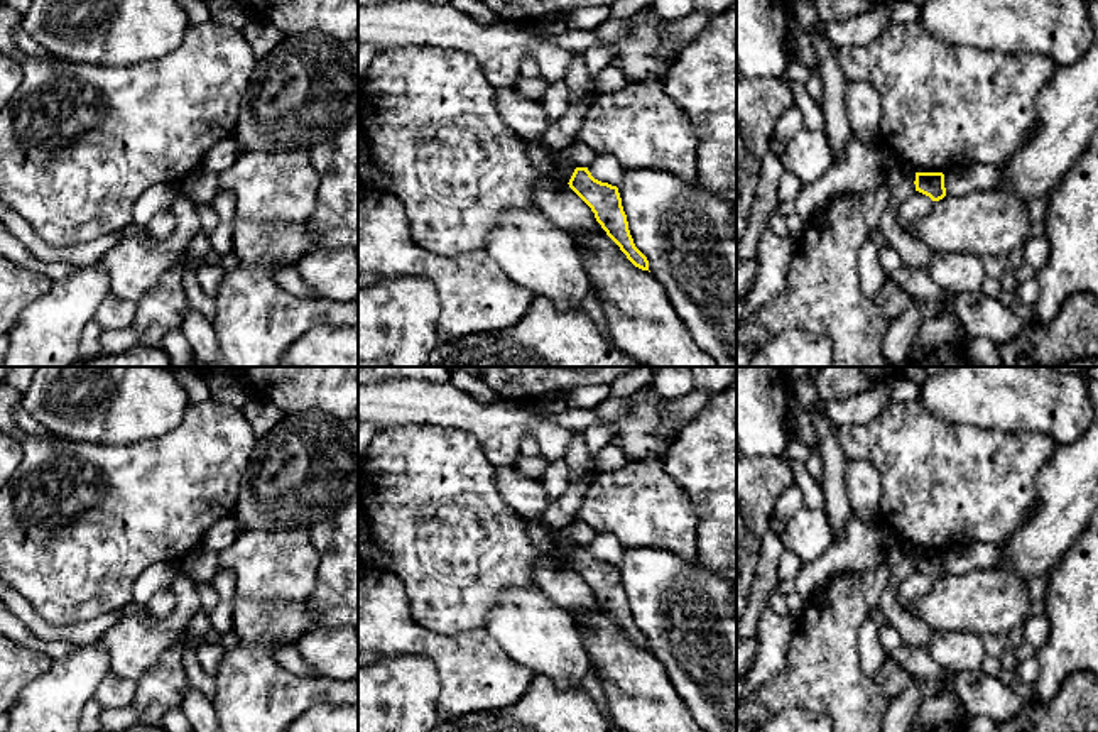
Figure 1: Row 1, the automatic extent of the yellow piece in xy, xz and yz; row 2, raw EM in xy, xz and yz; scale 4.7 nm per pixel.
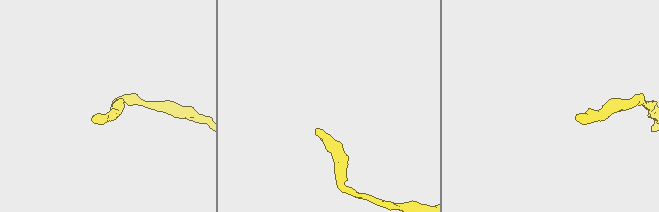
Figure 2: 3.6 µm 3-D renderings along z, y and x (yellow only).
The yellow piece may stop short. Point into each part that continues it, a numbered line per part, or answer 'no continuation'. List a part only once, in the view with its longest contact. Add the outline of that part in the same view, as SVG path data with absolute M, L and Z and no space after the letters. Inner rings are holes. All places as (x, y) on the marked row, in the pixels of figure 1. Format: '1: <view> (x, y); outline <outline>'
no continuation

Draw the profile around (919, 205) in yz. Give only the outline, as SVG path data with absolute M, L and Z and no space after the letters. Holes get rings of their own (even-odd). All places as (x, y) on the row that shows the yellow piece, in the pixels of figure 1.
M916 191L909 199L905 199L900 208L897 210L897 221L899 227L912 233L914 223L921 220L922 216L929 215L934 206L934 201Z

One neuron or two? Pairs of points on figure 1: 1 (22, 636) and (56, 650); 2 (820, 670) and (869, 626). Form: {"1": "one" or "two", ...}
{"1": "one", "2": "two"}

